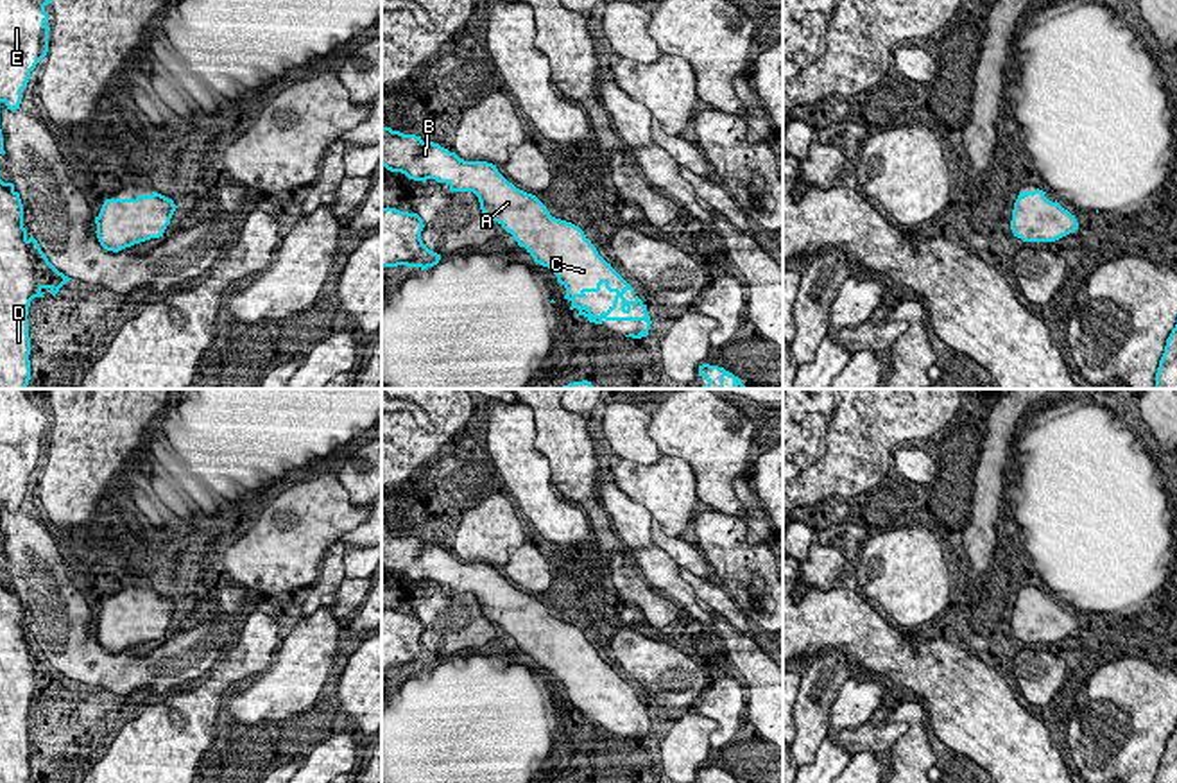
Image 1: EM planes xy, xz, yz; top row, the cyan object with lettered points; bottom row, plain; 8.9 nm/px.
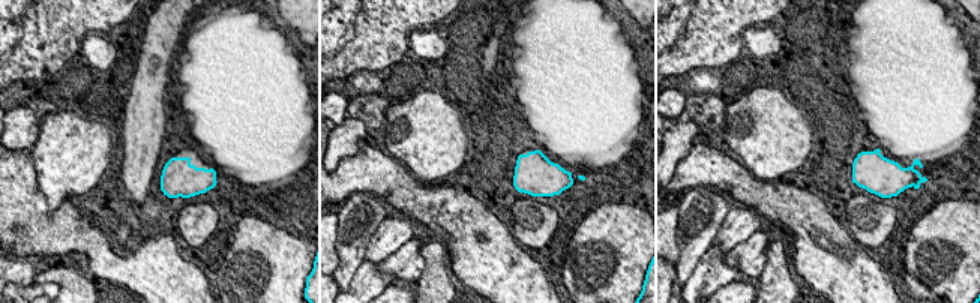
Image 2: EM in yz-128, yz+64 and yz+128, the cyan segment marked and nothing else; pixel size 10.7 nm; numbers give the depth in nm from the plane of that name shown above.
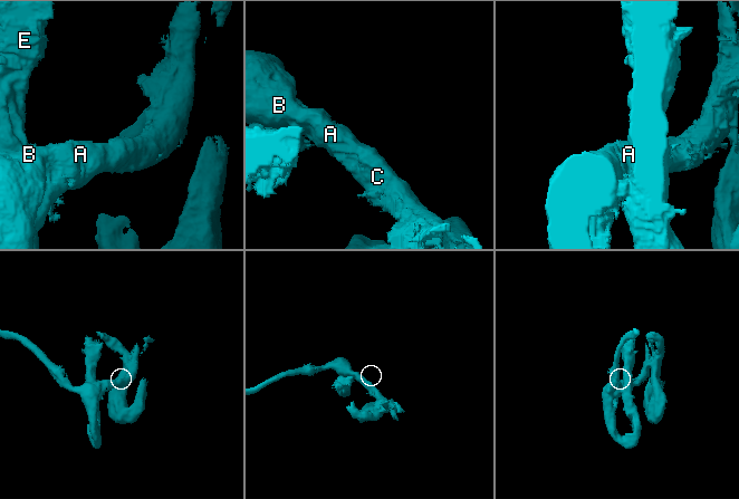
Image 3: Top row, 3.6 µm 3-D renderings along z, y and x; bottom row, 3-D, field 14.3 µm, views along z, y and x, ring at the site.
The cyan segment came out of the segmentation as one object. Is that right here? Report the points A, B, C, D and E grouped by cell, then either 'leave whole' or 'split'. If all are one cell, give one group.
A B C D E; leave whole

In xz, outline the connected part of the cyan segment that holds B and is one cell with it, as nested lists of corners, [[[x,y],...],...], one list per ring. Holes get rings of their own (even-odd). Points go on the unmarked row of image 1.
[[[382,529],[382,566],[391,573],[401,573],[408,581],[435,581],[448,584],[450,593],[473,593],[487,622],[498,624],[536,665],[548,668],[557,683],[566,690],[564,701],[571,704],[589,724],[602,722],[645,722],[647,731],[625,738],[641,740],[649,736],[650,717],[647,706],[634,690],[607,665],[584,636],[584,632],[566,622],[550,616],[546,607],[532,595],[509,584],[487,563],[464,563],[455,554],[421,538],[403,536],[391,529]],[[600,686],[614,693],[614,702],[607,713],[593,717],[589,708],[577,706],[577,699],[598,693]]]

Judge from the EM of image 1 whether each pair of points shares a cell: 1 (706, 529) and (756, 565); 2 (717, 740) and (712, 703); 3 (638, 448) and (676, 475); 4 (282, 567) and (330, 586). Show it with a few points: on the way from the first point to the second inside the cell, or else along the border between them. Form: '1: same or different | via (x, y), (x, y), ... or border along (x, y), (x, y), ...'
1: same | via (719, 540), (744, 565)
2: same | via (722, 731), (721, 712)
3: different | border along (663, 456), (652, 463), (622, 459)
4: different | border along (328, 554), (321, 563), (317, 579), (309, 586)

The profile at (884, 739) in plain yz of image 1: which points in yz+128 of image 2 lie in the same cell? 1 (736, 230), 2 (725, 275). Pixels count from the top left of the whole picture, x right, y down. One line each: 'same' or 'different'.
1: different
2: different

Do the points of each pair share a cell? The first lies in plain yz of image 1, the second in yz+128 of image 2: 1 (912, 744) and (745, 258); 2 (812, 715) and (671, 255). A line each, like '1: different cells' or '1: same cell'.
1: different cells
2: different cells

